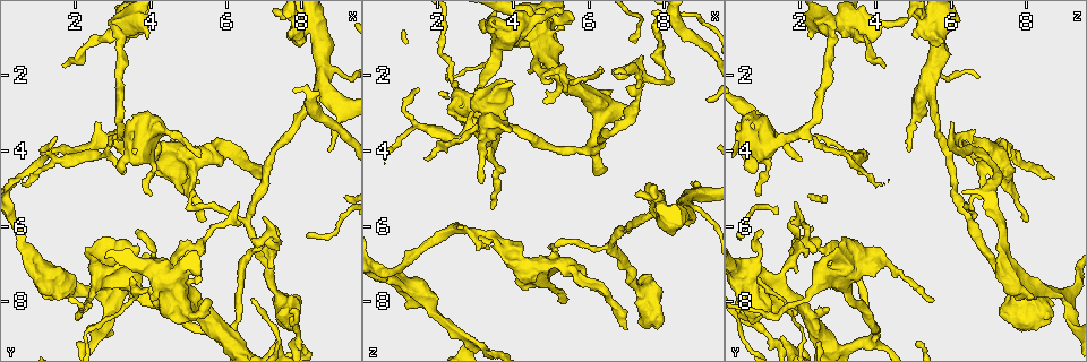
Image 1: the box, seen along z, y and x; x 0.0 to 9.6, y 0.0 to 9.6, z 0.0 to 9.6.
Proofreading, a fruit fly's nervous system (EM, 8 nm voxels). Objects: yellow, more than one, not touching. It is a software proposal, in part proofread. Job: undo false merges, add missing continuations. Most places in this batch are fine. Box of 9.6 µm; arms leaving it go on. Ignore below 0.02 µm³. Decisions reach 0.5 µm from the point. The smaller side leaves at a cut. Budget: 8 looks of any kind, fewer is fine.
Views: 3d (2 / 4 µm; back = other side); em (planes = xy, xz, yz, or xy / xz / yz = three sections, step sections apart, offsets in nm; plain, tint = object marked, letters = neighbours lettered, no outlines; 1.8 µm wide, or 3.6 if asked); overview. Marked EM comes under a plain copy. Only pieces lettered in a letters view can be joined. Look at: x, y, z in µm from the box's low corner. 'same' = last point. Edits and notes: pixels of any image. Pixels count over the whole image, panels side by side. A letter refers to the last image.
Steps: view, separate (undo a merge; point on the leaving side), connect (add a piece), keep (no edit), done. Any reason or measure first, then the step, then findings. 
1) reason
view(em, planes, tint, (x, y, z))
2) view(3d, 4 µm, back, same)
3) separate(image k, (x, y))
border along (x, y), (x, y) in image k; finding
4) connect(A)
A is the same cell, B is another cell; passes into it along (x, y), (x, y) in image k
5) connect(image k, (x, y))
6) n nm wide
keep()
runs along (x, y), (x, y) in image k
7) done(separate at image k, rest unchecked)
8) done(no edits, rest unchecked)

sudden change in width
view(em, planes, letters, (3.35, 0.70, 3.05))

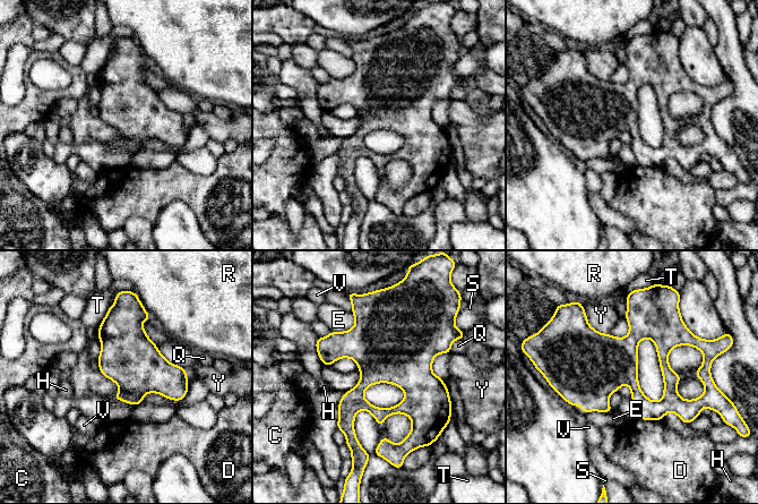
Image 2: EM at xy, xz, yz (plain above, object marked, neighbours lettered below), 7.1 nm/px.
keep()
C, D, E, H, Q, R, S, T, V and Y are other cells; border along (617, 391), (609, 400), (613, 410) in image 2; all the same neuron

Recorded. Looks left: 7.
sudden change in width
view(em, 3.6 µm, xy, step 4, tint, (2.95, 7.05, 3.15))

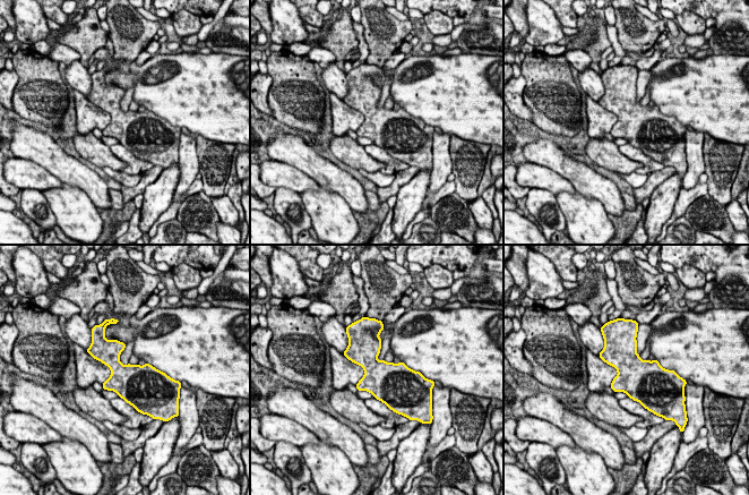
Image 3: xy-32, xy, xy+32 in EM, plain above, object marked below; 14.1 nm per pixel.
another direction
view(em, 3.6 µm, planes, letters, same)

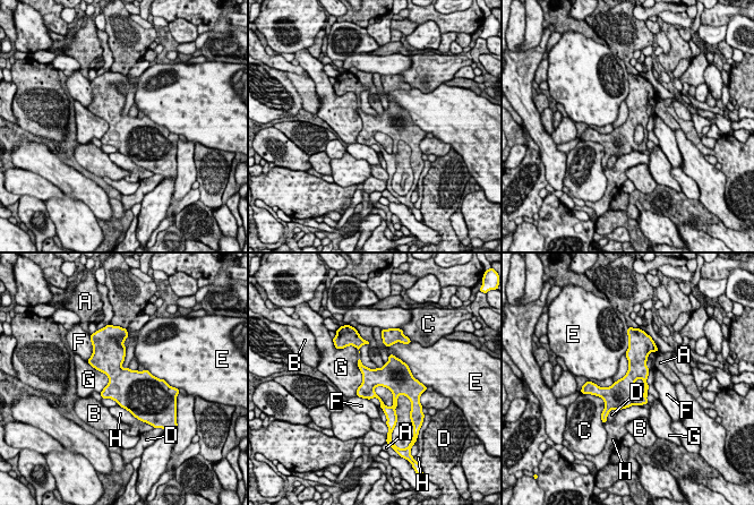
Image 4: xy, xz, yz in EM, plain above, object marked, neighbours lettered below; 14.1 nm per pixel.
keep()
A, B, C, D, E, F, G and H are other cells; border along (358, 358), (361, 384), (356, 395) in image 4; continuous, no second neuron

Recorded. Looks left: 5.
thin end
view(3d, 4 µm, (7.30, 8.90, 1.55))

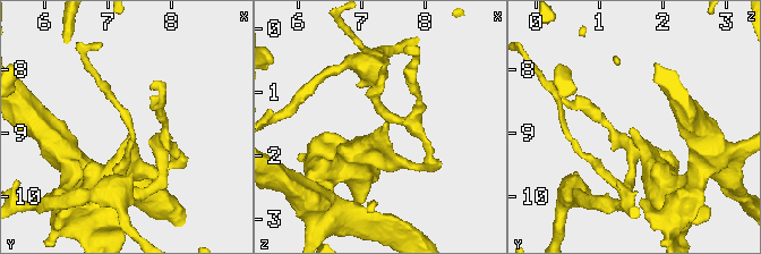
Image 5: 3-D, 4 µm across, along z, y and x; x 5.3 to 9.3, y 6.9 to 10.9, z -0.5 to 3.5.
view(em, planes, letters, (7.35, 8.85, 1.55))

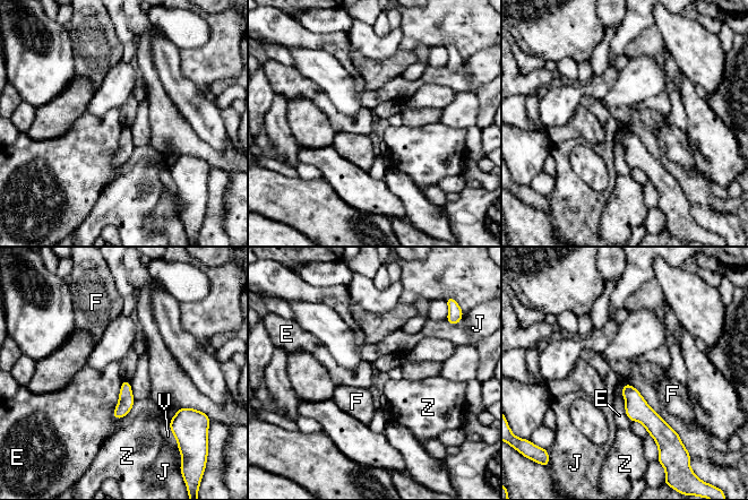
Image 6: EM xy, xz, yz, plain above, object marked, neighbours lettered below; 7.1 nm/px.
100 nm wide
keep()
E, F, J, V and Z are other cells; border along (122, 381), (113, 412), (115, 419) in image 6; none of them fits

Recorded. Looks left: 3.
done(no edits, rest unchecked)

